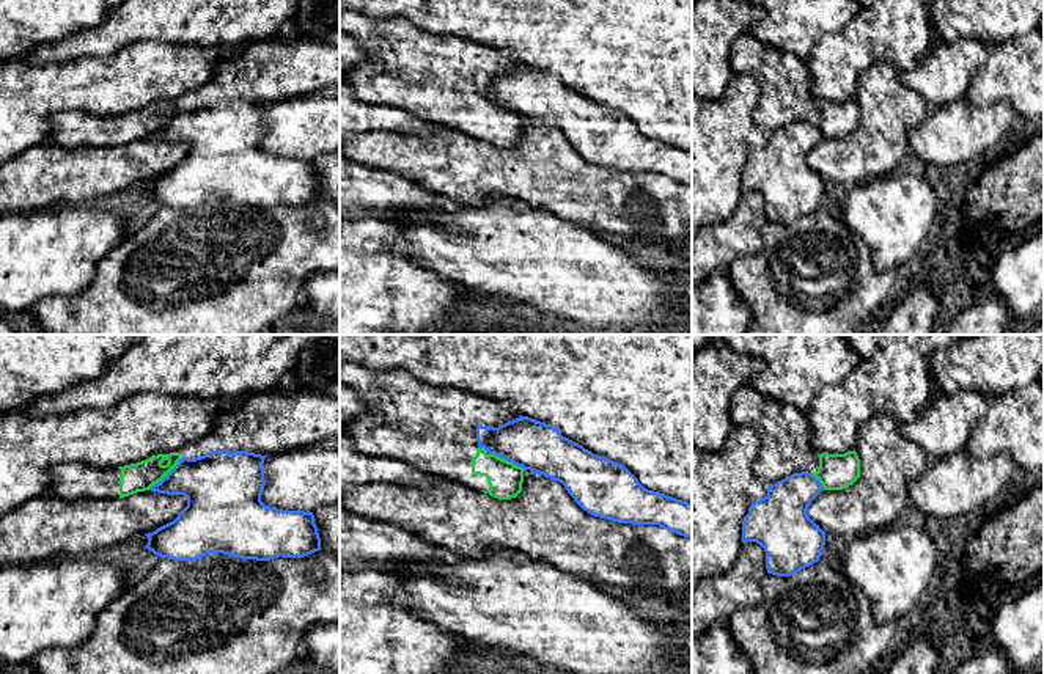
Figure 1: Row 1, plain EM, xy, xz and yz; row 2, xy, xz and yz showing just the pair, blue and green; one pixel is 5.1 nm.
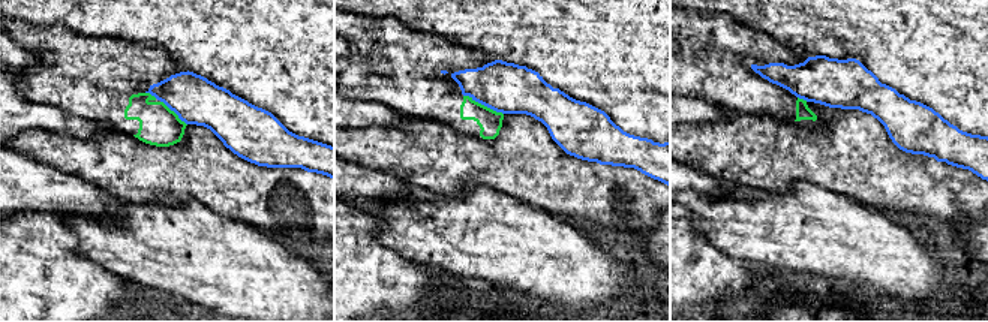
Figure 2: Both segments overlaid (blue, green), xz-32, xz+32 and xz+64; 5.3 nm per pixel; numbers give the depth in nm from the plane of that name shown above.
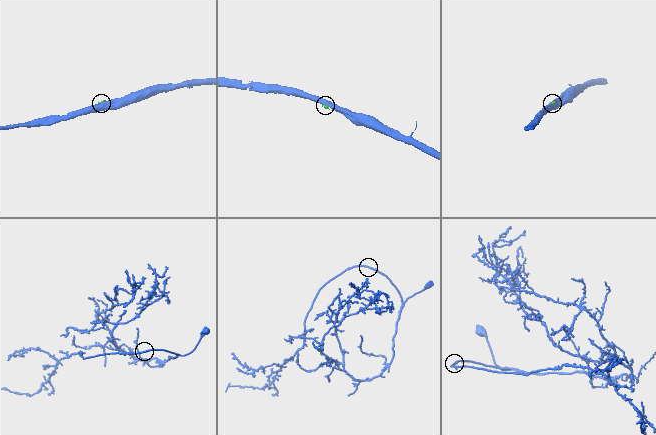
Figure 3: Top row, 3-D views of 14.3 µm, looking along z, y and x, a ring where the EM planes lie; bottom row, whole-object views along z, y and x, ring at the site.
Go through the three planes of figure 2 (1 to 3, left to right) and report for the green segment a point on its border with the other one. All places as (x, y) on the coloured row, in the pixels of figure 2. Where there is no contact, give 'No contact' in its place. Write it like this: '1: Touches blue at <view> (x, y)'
1: Touches blue at xz-32 (174, 111)
2: Touches blue at xz+32 (483, 104)
3: Touches blue at xz+64 (802, 98)

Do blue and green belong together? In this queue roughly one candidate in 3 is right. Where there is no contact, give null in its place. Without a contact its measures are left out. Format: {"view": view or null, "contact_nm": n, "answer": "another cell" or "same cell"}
{"view": "xz", "contact_nm": 260, "answer": "another cell"}

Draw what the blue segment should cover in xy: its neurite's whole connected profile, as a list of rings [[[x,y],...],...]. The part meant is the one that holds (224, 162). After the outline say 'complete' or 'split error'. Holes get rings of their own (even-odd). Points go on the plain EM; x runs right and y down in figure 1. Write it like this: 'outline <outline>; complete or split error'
outline [[[214,99],[178,113],[149,138],[167,143],[184,143],[187,154],[178,165],[145,182],[146,196],[175,209],[197,209],[211,201],[241,207],[270,209],[274,206],[303,206],[321,198],[321,185],[313,160],[283,159],[261,149],[264,140],[266,104],[247,99]]]; complete

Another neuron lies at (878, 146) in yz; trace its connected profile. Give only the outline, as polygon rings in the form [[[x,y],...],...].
[[[877,61],[858,79],[855,101],[860,107],[860,126],[843,138],[822,138],[808,154],[808,165],[825,181],[835,184],[862,184],[887,176],[910,156],[907,132],[928,115],[929,105],[898,79],[899,69],[888,61]]]

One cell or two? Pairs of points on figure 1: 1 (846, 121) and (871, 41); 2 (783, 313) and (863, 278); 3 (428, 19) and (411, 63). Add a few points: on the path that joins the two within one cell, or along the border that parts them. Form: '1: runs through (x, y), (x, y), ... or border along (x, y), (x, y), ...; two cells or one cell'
1: border along (815, 98), (818, 101), (852, 99); two cells
2: runs through (804, 302), (827, 278), (843, 275); one cell
3: border along (389, 18), (459, 40); two cells

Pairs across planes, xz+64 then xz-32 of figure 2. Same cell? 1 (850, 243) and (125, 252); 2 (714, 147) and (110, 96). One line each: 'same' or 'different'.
1: same
2: different

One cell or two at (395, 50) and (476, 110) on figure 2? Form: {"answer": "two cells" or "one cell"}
{"answer": "one cell"}

